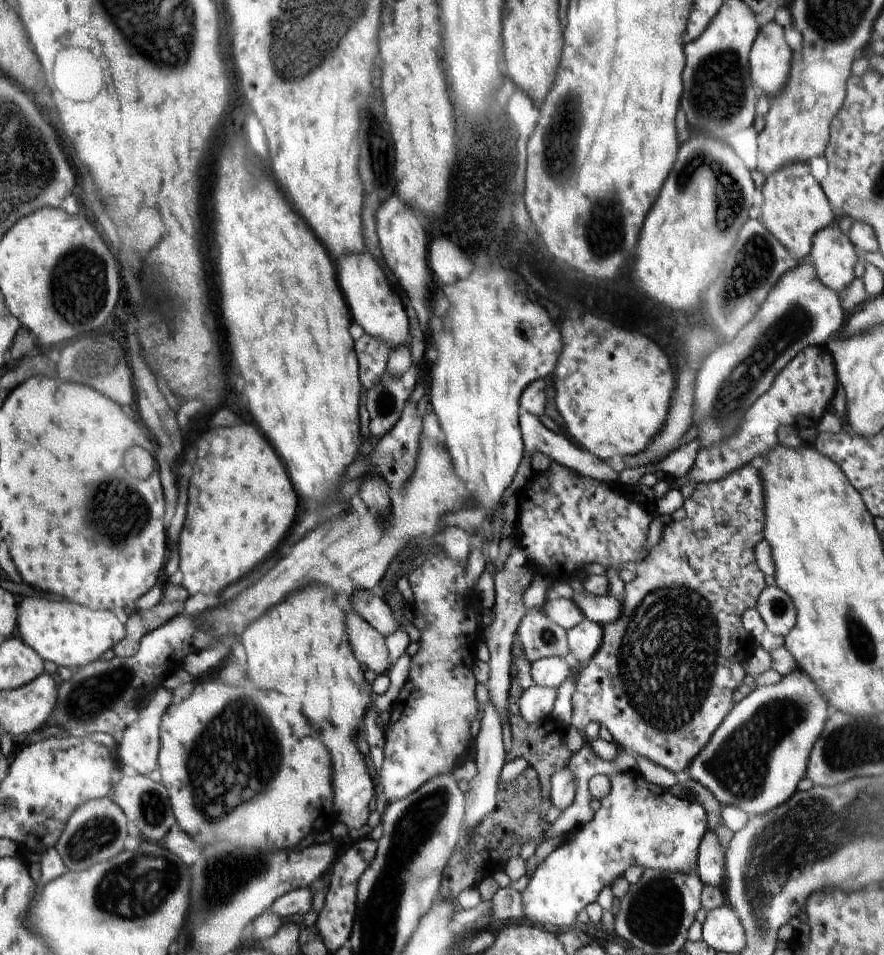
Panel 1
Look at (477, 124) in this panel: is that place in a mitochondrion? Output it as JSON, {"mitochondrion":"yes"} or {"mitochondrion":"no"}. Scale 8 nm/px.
{"mitochondrion":"no"}

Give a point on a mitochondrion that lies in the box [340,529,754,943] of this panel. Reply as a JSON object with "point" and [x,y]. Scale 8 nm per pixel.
{"point":[667,658]}

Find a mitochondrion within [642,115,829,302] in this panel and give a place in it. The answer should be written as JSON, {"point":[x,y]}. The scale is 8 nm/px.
{"point":[729,198]}

